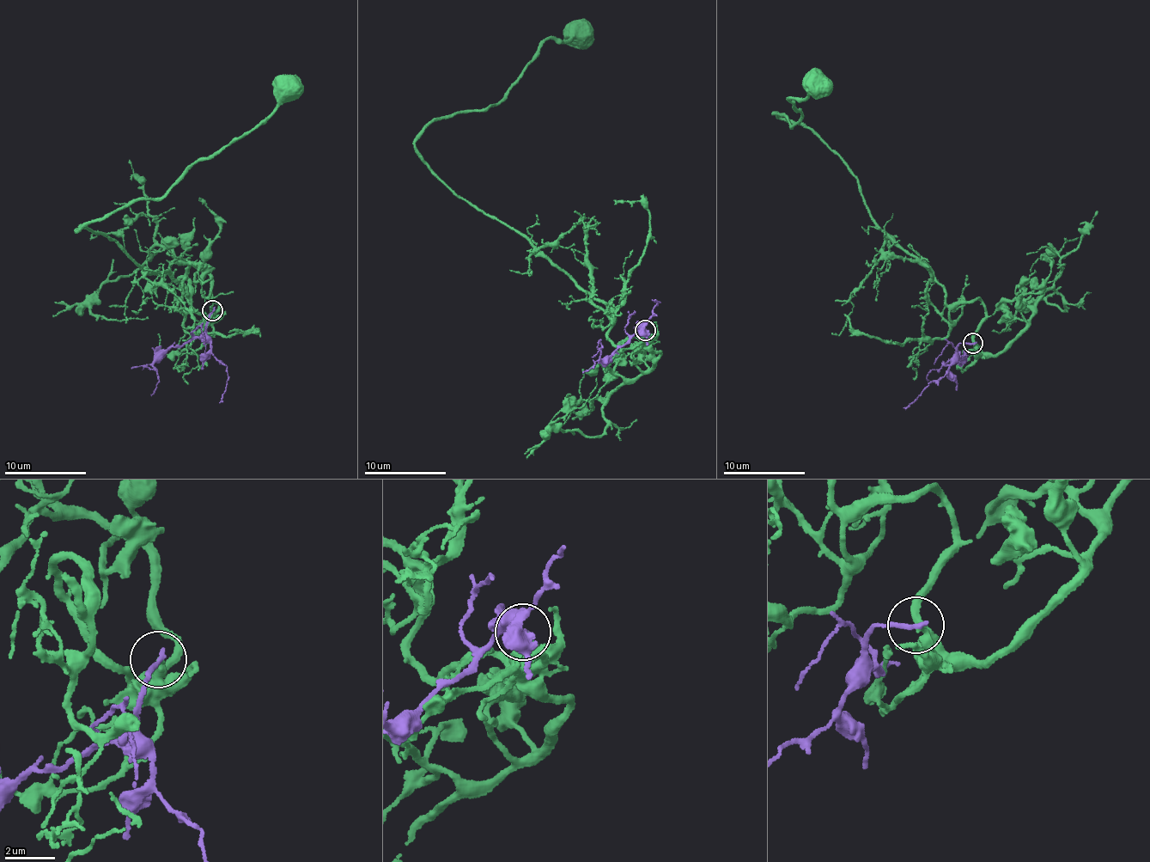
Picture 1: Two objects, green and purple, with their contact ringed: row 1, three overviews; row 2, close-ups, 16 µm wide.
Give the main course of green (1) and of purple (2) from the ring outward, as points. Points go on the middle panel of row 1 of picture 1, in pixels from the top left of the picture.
1: (645, 330), (615, 345), (611, 309), (463, 200), (414, 143), (428, 124), (489, 107), (544, 40), (574, 30)
2: (645, 330), (639, 321), (633, 336), (602, 360), (599, 359), (601, 340), (599, 340), (598, 346)

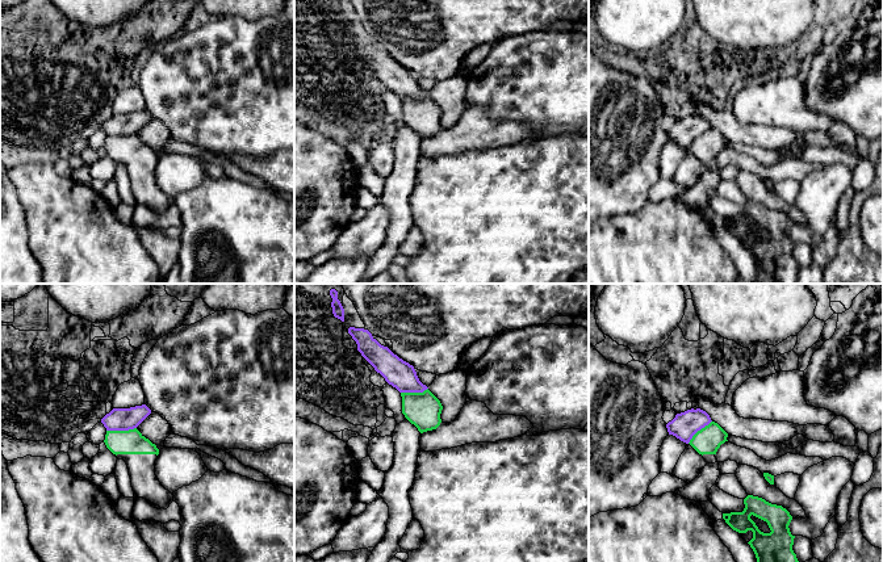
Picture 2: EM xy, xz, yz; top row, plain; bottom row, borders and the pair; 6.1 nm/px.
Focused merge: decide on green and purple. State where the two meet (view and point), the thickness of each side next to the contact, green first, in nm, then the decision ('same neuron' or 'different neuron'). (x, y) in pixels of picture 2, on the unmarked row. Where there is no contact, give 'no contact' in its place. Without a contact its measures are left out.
meets green in xy at (121, 137); 150 nm thick on the green side, 140 nm on the other; different neuron

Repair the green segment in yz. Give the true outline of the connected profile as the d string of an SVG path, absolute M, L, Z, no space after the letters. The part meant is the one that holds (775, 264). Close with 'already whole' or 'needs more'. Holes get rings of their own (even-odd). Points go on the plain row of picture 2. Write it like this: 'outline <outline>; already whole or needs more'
outline M748 201L744 210L742 218L723 219L723 225L738 239L753 238L748 249L757 264L757 284L796 284L800 268L792 256L795 242L788 234L790 218L753 201ZM752 221L766 227L771 238L761 238Z; already whole

